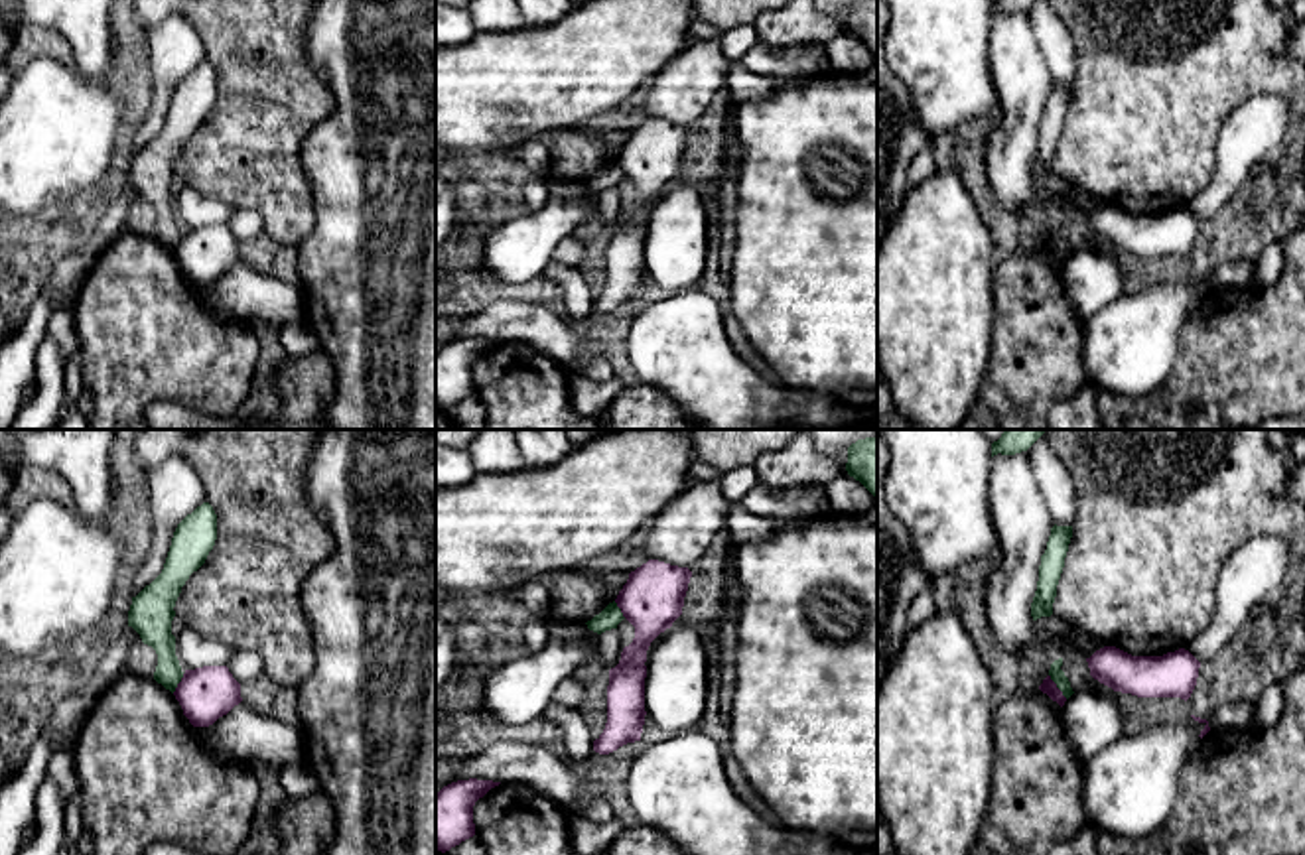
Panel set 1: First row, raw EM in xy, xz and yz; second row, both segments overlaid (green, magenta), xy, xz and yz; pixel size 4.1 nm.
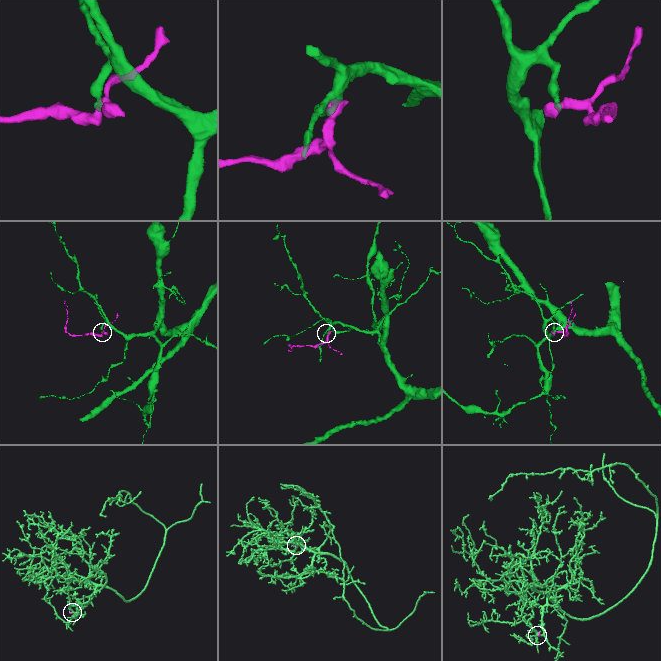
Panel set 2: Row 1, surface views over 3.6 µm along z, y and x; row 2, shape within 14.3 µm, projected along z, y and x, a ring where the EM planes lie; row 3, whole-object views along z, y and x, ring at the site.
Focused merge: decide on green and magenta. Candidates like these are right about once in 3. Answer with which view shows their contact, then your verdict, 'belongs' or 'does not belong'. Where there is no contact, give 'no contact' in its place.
meets green in yz; does not belong

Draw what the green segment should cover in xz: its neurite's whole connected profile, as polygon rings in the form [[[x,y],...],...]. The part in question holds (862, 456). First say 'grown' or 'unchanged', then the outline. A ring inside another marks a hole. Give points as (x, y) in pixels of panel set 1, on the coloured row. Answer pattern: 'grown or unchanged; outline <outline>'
unchanged; outline [[[877,437],[858,439],[848,447],[846,471],[877,500]]]

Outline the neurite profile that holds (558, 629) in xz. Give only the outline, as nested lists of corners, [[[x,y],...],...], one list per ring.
[[[548,619],[550,636],[560,638],[560,640],[576,640],[585,630],[587,630],[587,625],[580,621]]]

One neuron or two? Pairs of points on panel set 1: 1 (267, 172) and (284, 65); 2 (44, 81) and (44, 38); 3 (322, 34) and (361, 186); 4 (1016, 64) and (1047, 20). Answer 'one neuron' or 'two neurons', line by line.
1: one neuron
2: two neurons
3: one neuron
4: two neurons

